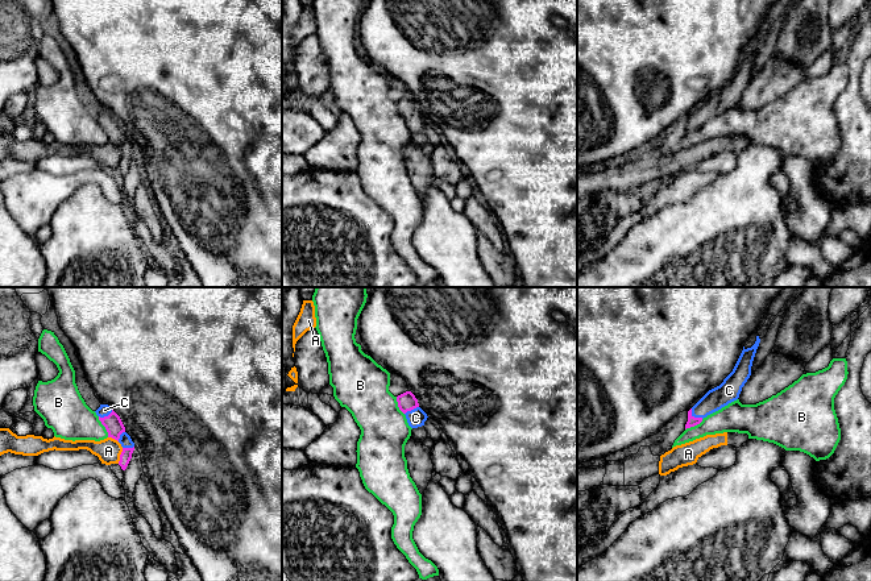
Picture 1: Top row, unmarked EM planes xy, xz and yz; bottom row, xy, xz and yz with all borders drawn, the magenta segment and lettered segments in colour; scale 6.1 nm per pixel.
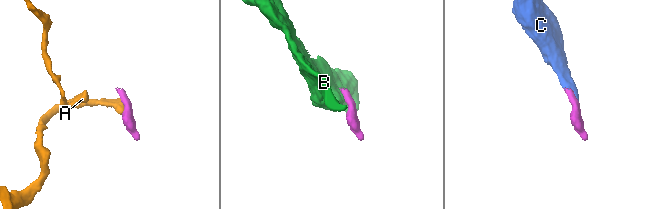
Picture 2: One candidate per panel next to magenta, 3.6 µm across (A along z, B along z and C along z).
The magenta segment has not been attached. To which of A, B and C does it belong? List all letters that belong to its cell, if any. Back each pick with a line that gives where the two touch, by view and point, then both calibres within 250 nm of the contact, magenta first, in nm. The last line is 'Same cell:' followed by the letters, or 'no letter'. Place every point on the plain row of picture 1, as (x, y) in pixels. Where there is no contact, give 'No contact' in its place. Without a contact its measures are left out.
C: Touches magenta at yz (693, 121). Thickness 60 nm (magenta) against 140 nm
Same cell: C

